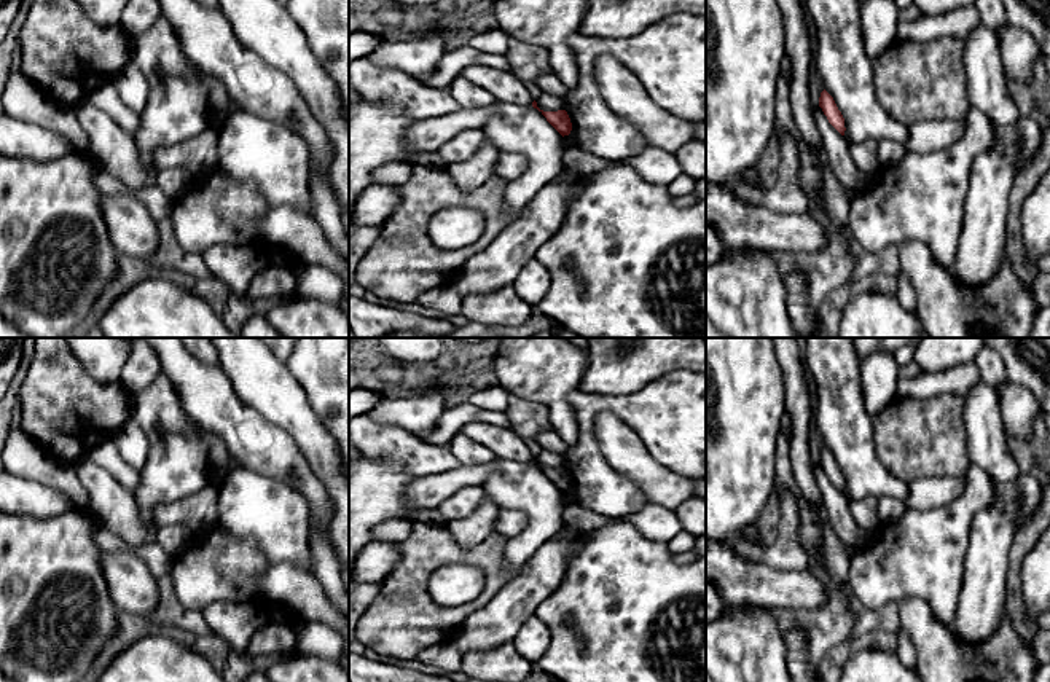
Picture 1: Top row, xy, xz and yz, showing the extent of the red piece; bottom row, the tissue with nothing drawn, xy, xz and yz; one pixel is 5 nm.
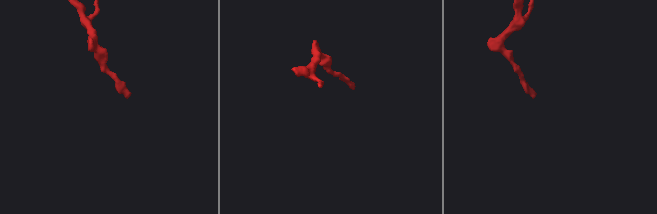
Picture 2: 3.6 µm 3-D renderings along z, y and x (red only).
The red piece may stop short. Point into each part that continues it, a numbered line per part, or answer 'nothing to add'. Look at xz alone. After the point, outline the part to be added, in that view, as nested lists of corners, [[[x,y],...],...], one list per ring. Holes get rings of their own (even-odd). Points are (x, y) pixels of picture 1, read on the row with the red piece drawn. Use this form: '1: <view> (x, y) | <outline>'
nothing to add

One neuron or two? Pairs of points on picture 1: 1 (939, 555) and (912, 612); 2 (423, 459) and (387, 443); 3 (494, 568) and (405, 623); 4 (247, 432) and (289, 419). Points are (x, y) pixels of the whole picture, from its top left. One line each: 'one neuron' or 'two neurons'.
1: two neurons
2: one neuron
3: one neuron
4: two neurons

